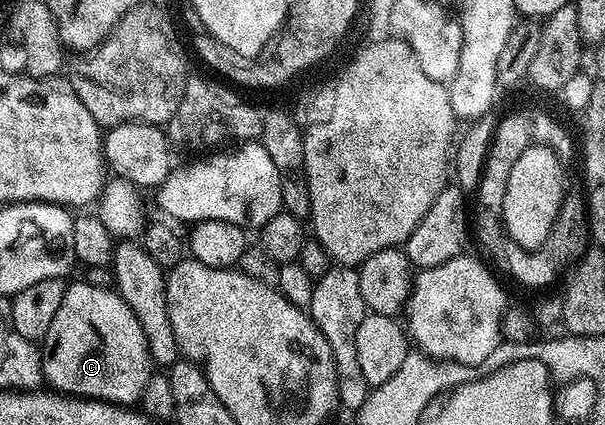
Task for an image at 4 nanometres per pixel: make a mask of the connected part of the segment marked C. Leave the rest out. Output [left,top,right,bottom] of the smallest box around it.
[41,279,153,406]

